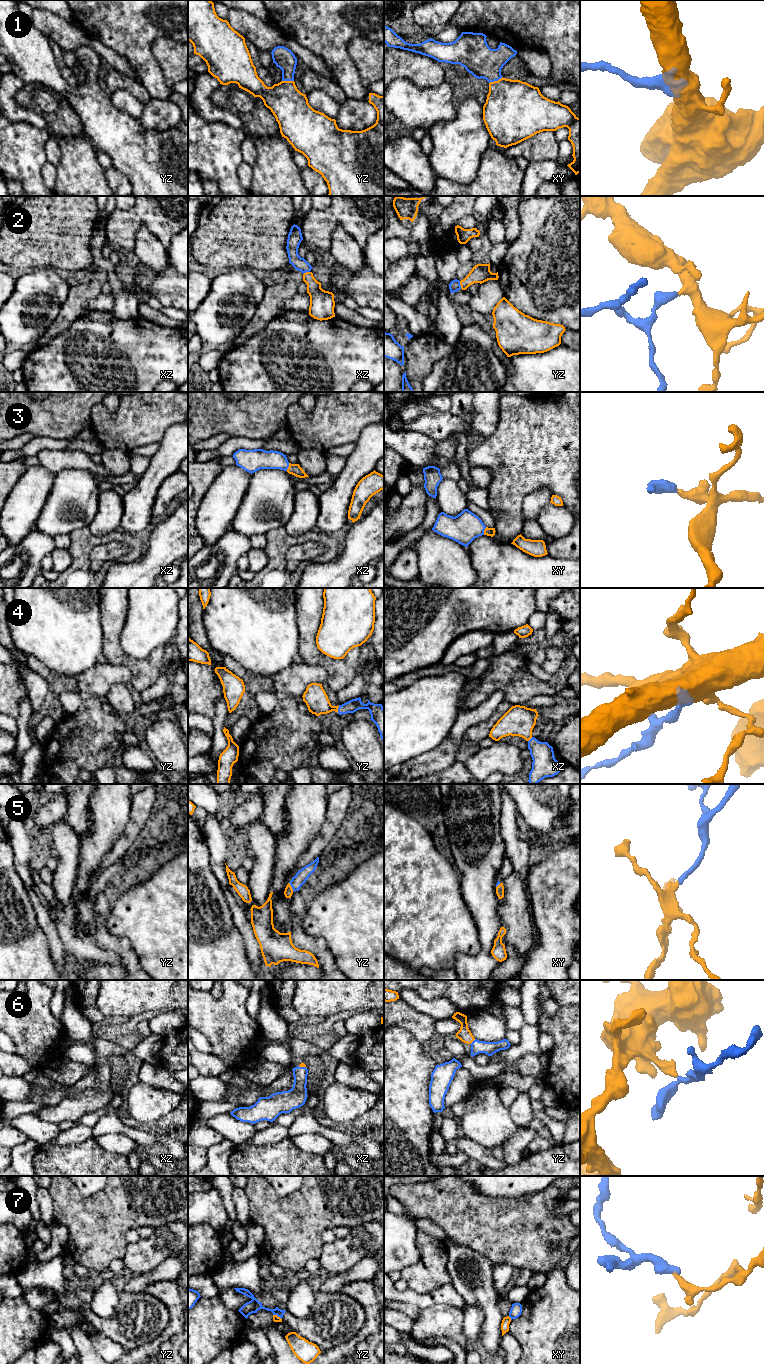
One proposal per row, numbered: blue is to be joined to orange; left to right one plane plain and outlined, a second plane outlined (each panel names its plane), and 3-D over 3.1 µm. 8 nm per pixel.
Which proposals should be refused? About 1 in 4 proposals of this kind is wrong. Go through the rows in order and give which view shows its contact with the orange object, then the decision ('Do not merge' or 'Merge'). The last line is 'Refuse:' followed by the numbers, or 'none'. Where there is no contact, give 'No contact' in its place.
1: Touches orange in xy. Merge
2: Touches orange in yz. Merge
3: Touches orange in xz. Merge
4: Touches orange in yz. Merge
5: Touches orange in yz. Merge
6: Touches orange in yz. Merge
7: Touches orange in xy. Do not merge
Refuse: 7

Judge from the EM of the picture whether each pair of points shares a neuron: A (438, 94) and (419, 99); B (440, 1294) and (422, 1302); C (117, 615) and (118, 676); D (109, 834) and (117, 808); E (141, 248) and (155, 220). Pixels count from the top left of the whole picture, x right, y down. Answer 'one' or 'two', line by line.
A: one
B: one
C: two
D: one
E: two

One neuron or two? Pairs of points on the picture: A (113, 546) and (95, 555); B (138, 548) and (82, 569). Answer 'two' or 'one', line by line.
A: one
B: one

